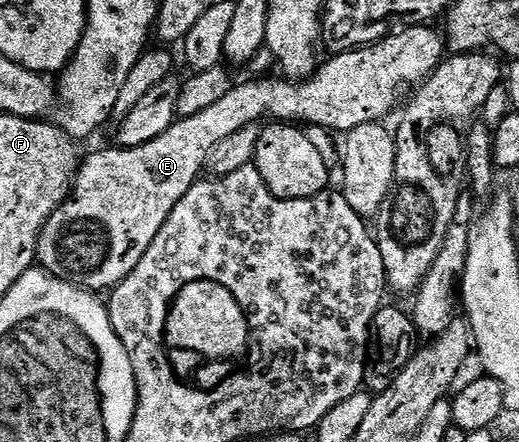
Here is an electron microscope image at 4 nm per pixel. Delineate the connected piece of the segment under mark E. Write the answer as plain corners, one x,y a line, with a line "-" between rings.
413,26
397,31
391,36
354,48
350,52
337,52
319,65
306,80
293,82
287,78
280,80
252,80
249,84
237,83
214,106
202,110
202,114
185,116
169,126
166,134
146,142
142,146
122,148
111,146
105,152
83,157
74,181
74,187
67,200
64,200
44,224
36,243
36,259
39,267
49,276
68,280
80,288
97,294
111,290
142,262
142,254
150,250
150,242
158,238
158,230
170,218
174,206
191,190
198,177
205,171
208,155
222,138
242,130
250,124
260,122
264,115
272,122
299,122
301,125
324,127
332,134
347,134
356,126
383,121
383,116
392,112
396,99
403,88
419,86
432,75
441,60
446,56
446,40
432,29
432,26

